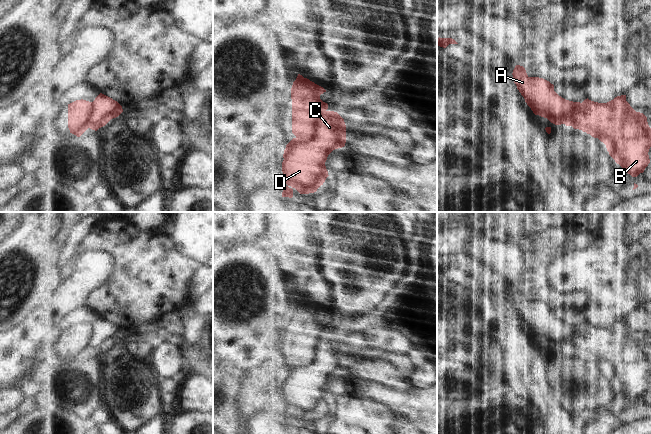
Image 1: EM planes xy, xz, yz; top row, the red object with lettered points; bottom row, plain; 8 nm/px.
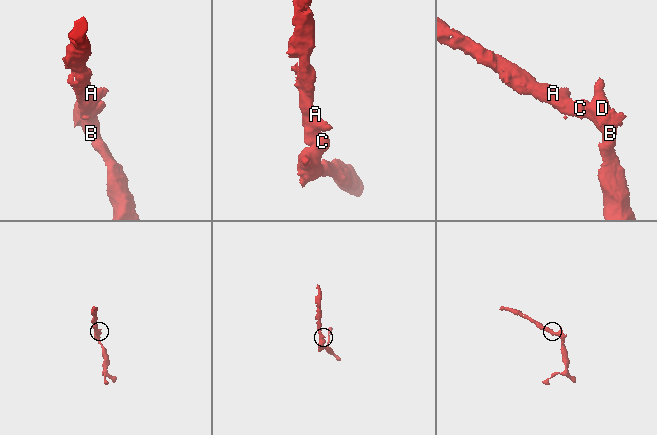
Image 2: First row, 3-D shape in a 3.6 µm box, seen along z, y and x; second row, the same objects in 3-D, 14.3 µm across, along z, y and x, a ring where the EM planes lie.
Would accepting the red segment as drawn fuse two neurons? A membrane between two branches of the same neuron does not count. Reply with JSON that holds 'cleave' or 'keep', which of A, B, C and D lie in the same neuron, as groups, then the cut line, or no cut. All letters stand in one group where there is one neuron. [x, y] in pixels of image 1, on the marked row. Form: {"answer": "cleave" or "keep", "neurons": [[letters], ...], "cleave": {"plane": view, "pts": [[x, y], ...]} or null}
{"answer": "cleave", "neurons": [["A"], ["B", "C", "D"]], "cleave": {"plane": "xz", "pts": [[326, 111], [317, 121], [316, 131], [313, 134], [296, 137]]}}

